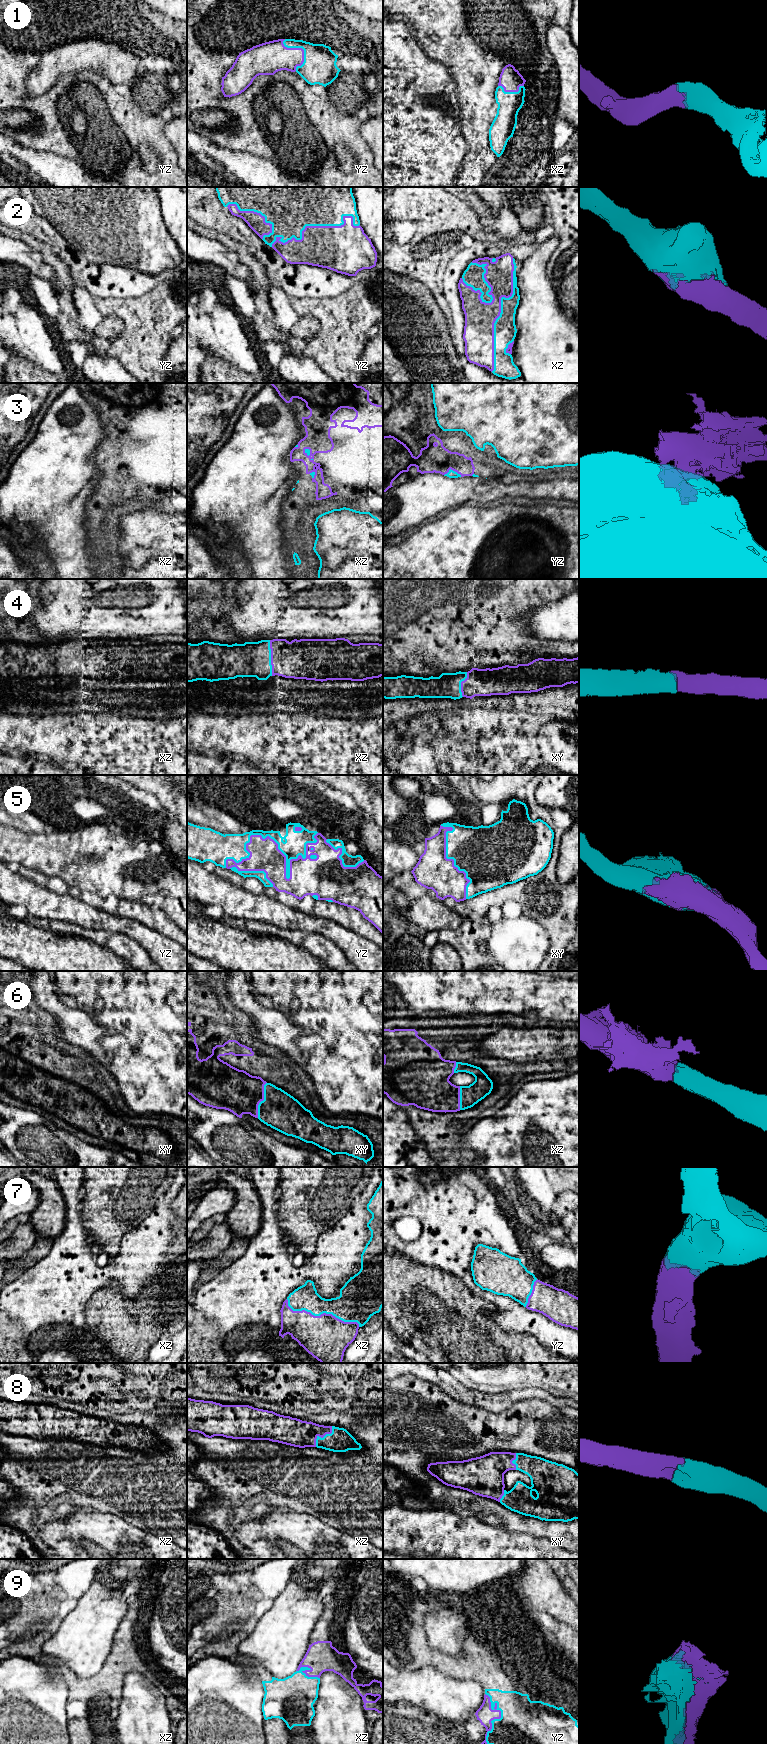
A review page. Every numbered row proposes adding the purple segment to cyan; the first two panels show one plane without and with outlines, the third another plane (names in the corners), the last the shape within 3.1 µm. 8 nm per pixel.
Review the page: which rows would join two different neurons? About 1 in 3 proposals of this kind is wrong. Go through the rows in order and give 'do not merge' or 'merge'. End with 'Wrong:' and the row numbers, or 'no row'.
1: merge
2: merge
3: do not merge
4: merge
5: merge
6: merge
7: merge
8: merge
9: merge
Wrong: 3

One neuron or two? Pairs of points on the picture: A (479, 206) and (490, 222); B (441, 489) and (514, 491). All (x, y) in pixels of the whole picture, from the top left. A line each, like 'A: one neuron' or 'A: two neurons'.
A: one neuron
B: one neuron

